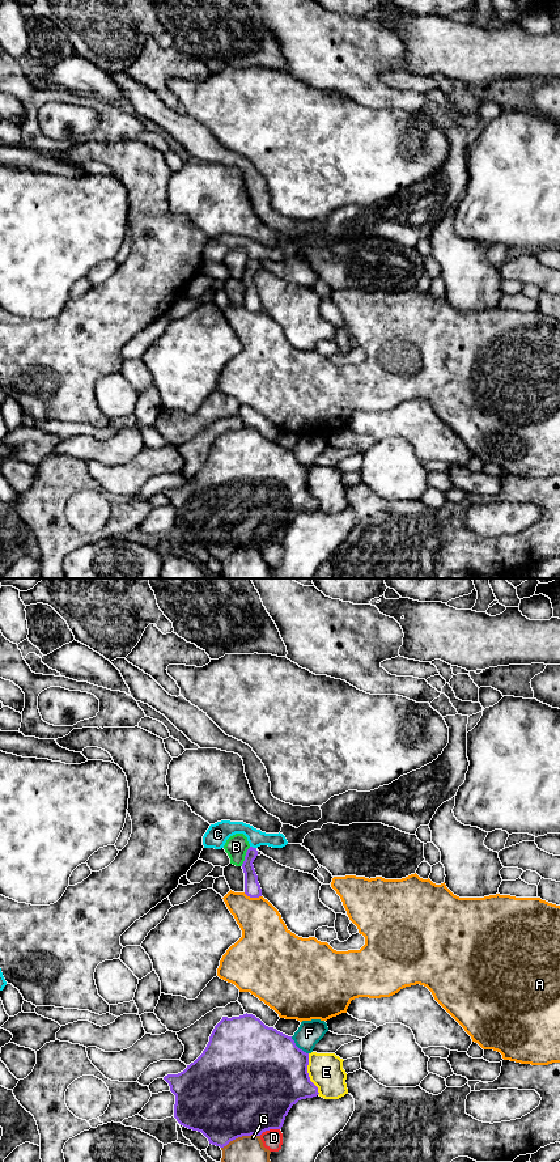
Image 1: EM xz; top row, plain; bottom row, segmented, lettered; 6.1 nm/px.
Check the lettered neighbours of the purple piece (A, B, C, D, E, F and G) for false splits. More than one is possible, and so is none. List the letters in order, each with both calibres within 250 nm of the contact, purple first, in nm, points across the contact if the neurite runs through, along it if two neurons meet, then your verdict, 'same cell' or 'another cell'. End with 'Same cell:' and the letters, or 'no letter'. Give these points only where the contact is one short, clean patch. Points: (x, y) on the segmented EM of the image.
A: 100 nm thick on the purple side, 280 nm on the other; another cell
B: 100 nm thick on the purple side, 140 nm on the other; another cell
C: 100 nm thick on the purple side, 140 nm on the other; border along xz (250, 845), (255, 848); another cell
D: 500 nm thick on the purple side, 130 nm on the other; another cell
E: 500 nm thick on the purple side, 220 nm on the other; another cell
F: 500 nm thick on the purple side, 150 nm on the other; another cell
G: 500 nm thick on the purple side, 160 nm on the other; another cell
Same cell: no letter

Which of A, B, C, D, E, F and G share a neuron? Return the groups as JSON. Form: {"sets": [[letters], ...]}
{"sets": [["A"], ["B"], ["C"], ["D"], ["E"], ["F"], ["G"]]}

